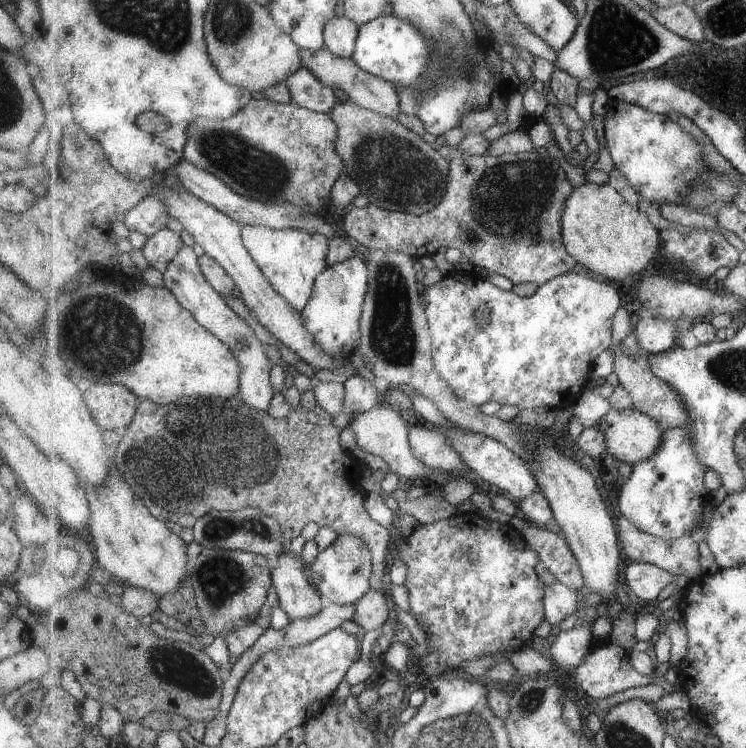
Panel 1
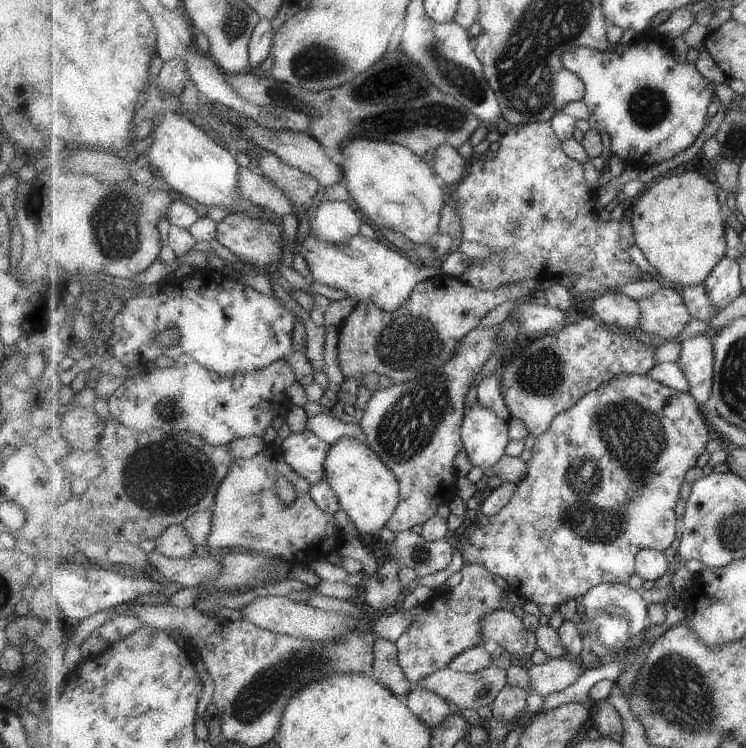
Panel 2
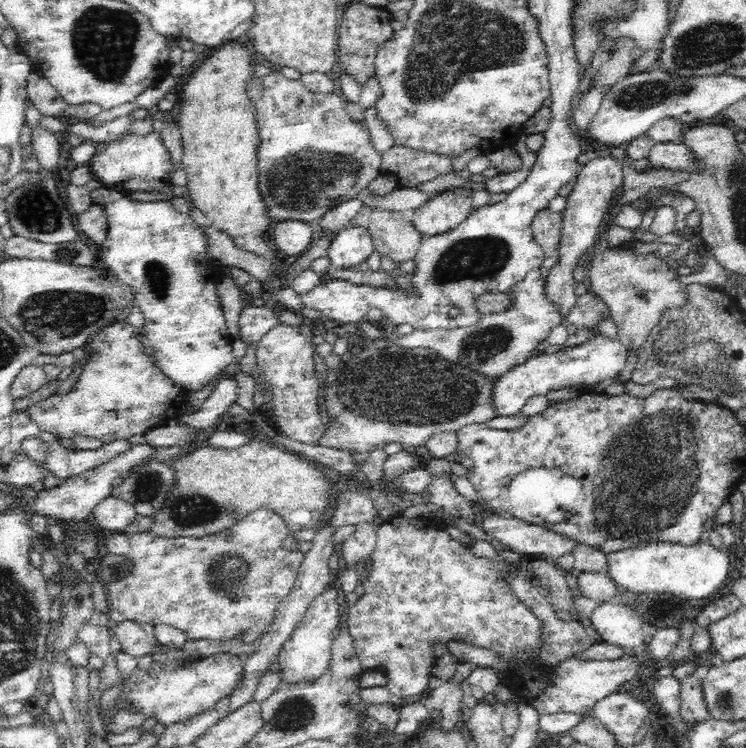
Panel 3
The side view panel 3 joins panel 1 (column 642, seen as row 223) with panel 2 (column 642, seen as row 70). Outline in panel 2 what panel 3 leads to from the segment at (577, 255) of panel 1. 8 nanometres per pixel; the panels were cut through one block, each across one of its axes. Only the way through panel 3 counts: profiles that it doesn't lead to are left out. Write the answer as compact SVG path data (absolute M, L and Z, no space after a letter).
M689 170L671 176L664 175L661 180L639 194L629 216L635 231L636 244L648 262L665 280L681 287L698 285L703 280L707 280L711 270L728 254L725 238L727 223L721 214L722 204L719 202L718 190L719 186L707 180L703 174Z

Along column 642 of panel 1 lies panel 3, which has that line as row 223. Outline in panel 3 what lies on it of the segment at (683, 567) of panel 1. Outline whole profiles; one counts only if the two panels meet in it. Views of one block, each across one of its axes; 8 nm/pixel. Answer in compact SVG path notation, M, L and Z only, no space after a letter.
M545 209L536 214L531 224L532 237L542 248L545 258L553 256L559 250L562 225L563 216L561 216L560 212Z

